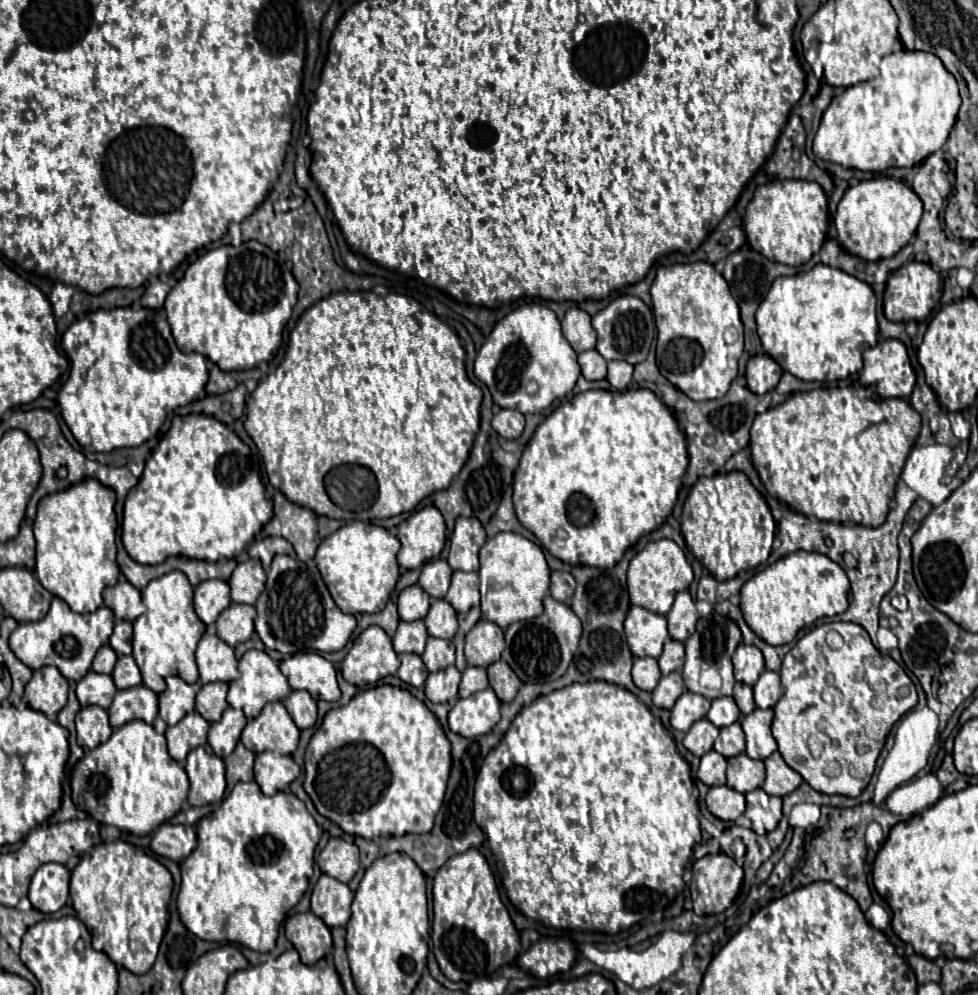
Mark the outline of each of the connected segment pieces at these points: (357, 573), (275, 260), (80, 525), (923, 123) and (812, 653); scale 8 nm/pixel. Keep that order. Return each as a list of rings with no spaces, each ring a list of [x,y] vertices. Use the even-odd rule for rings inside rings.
[[[353,521],[321,541],[315,563],[335,605],[343,613],[379,613],[387,605],[399,579],[397,551],[399,541],[387,529],[373,523]]]
[[[259,241],[243,243],[241,247],[223,245],[219,249],[207,251],[195,263],[189,265],[185,277],[171,289],[165,299],[167,319],[183,353],[201,353],[219,365],[221,371],[245,371],[253,369],[263,361],[271,361],[281,345],[281,333],[287,325],[293,305],[297,303],[299,285],[291,275],[291,269],[281,261],[281,257]]]
[[[85,479],[79,485],[69,487],[63,493],[53,493],[41,499],[37,517],[35,517],[35,539],[37,539],[37,565],[35,573],[37,579],[49,593],[61,597],[75,613],[93,613],[101,607],[103,599],[101,593],[105,587],[115,585],[119,579],[119,567],[115,561],[117,547],[115,547],[115,531],[117,531],[117,517],[115,517],[115,493],[113,489],[101,485],[97,479]]]
[[[903,49],[883,57],[879,69],[879,77],[851,85],[841,95],[833,97],[821,117],[821,125],[813,141],[813,153],[819,159],[837,163],[845,169],[879,173],[889,167],[913,167],[945,145],[953,129],[961,97],[955,77],[945,69],[941,59],[925,51]]]
[[[845,621],[825,623],[803,635],[783,659],[781,683],[785,693],[773,707],[775,719],[771,725],[773,737],[779,745],[779,753],[793,771],[797,771],[815,791],[825,795],[861,795],[873,775],[875,761],[885,745],[891,727],[899,721],[901,715],[917,705],[917,689],[903,667],[889,655],[881,653],[871,643],[869,633],[865,633],[861,625]],[[831,629],[843,637],[841,649],[831,649],[825,643],[825,635]]]

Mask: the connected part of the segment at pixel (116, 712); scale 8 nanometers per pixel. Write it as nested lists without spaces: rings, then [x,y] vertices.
[[[137,685],[125,691],[117,691],[111,707],[109,707],[109,723],[113,729],[133,721],[141,719],[145,723],[153,723],[157,717],[157,695],[147,689],[145,685]]]

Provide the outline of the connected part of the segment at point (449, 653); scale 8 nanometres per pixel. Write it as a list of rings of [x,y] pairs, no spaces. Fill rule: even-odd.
[[[429,637],[425,653],[421,655],[423,663],[427,665],[429,673],[445,669],[449,665],[455,663],[455,647],[451,641],[447,639],[437,639],[437,637]]]

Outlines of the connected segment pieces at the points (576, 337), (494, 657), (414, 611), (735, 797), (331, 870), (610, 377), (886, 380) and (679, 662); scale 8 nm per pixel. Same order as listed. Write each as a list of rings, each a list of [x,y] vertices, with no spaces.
[[[571,307],[565,317],[563,317],[563,335],[565,339],[569,341],[569,345],[577,351],[577,353],[583,353],[583,351],[589,351],[589,349],[595,349],[595,339],[597,339],[597,333],[591,325],[591,317],[589,313],[585,313],[583,309],[579,307]]]
[[[481,619],[465,637],[467,665],[487,667],[493,661],[499,661],[504,649],[504,632],[487,619]]]
[[[411,585],[407,589],[401,591],[399,595],[399,617],[401,621],[417,621],[417,619],[425,619],[429,607],[431,607],[431,597],[419,587],[419,585]]]
[[[727,785],[711,787],[707,793],[707,807],[721,821],[735,821],[745,811],[745,795]]]
[[[329,839],[327,847],[319,853],[317,865],[323,873],[341,883],[349,883],[359,869],[359,849],[355,843],[347,843],[345,839]]]
[[[609,361],[607,365],[607,381],[611,383],[613,389],[617,391],[625,391],[629,381],[633,375],[633,365],[625,363],[625,361]]]
[[[899,339],[881,341],[863,353],[861,385],[871,387],[879,397],[903,399],[913,393],[915,371]]]
[[[667,639],[659,661],[661,673],[671,673],[671,671],[681,671],[683,669],[683,659],[685,659],[685,645],[675,639]]]

